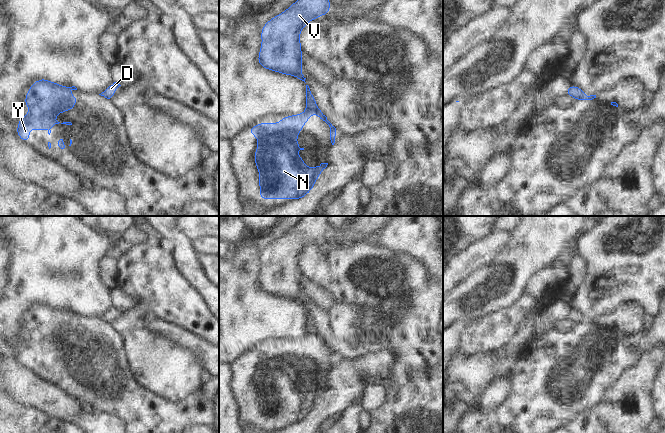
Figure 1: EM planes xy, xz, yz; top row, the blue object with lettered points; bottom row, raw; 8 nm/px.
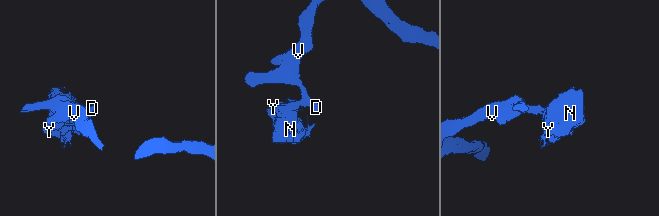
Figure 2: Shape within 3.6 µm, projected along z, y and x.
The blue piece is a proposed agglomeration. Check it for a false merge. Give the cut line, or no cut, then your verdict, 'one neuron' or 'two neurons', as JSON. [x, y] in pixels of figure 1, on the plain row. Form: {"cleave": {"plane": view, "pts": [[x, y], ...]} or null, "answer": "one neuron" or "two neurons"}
{"cleave": {"plane": "yz", "pts": [[584, 318], [576, 323]]}, "answer": "two neurons"}

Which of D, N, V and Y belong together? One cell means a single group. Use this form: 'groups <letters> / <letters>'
groups D V / N Y

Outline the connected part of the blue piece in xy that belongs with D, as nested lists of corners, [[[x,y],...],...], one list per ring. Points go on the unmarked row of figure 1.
[[[114,306],[113,308],[111,308],[106,314],[104,314],[101,318],[103,319],[104,322],[112,322],[112,320],[114,319],[115,315],[117,314],[117,312],[121,310],[120,308]]]

